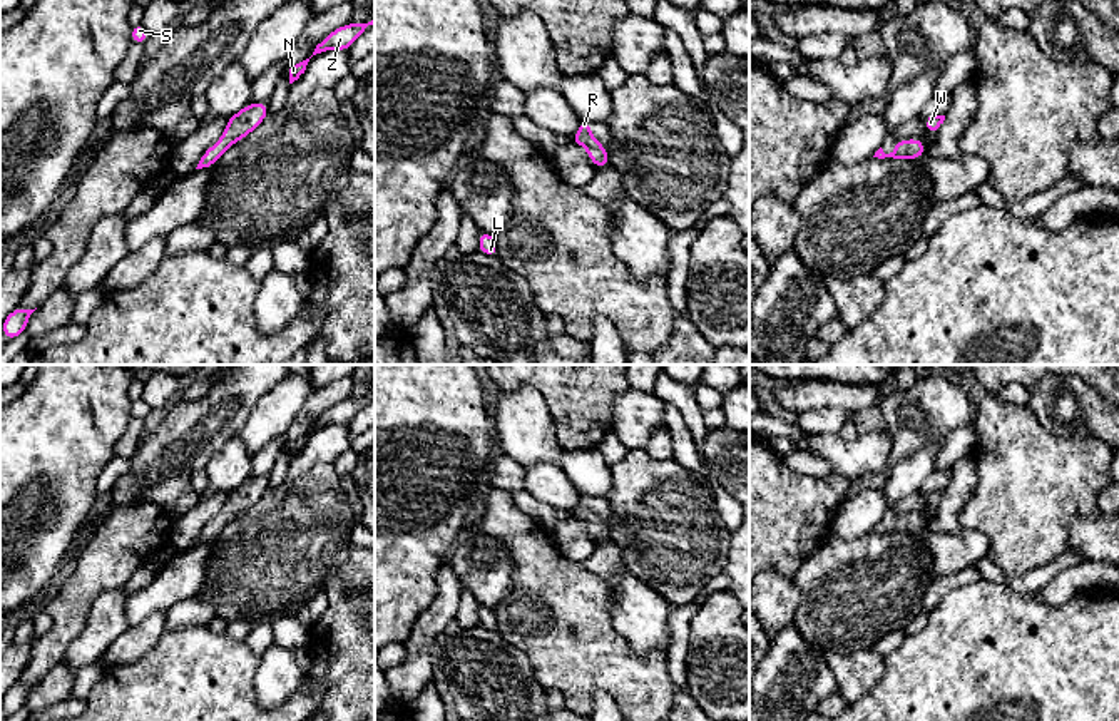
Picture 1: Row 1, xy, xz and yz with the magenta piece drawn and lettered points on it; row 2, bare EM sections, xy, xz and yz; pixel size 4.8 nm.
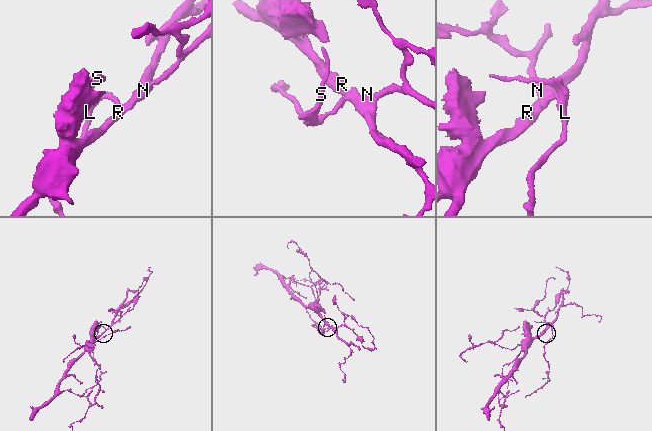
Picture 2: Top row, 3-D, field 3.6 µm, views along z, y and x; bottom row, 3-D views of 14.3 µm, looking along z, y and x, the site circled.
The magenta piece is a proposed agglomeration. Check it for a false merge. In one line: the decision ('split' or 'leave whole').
leave whole

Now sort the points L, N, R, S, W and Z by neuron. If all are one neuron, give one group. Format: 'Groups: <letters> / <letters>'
Groups: L N R S W Z

